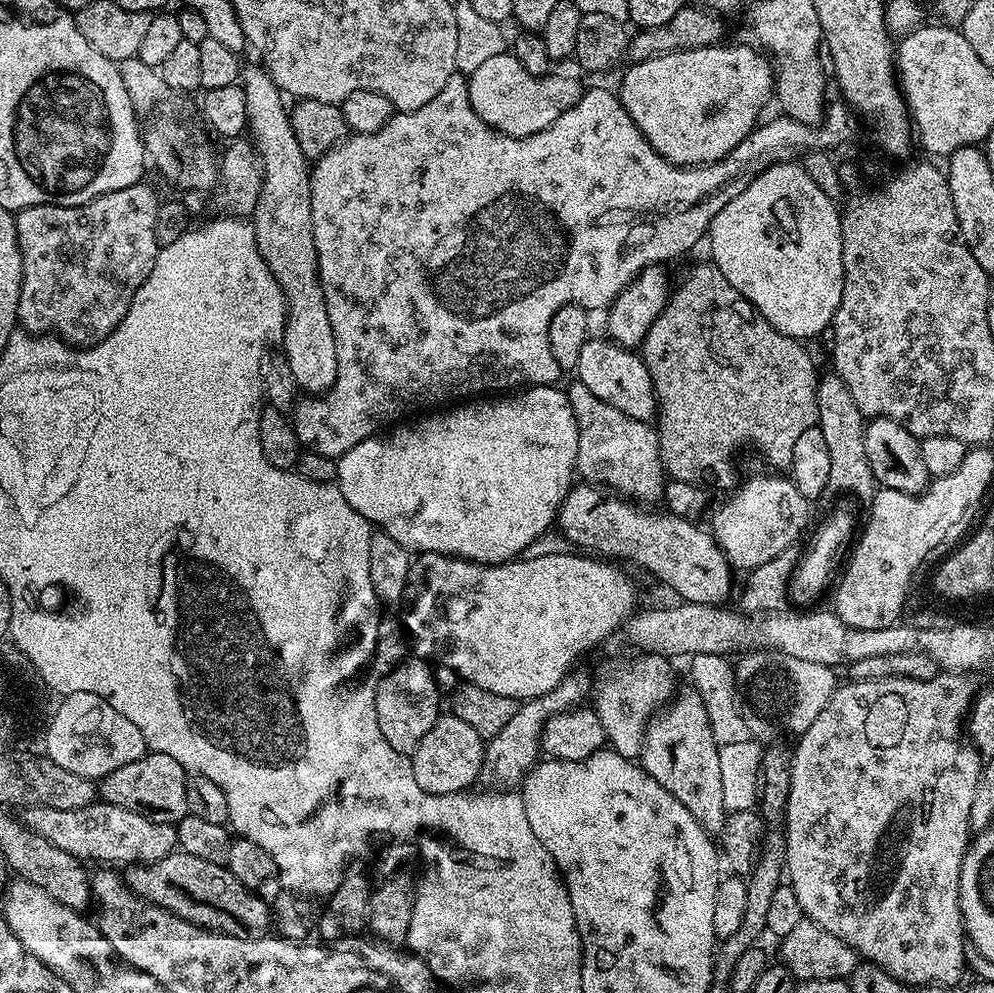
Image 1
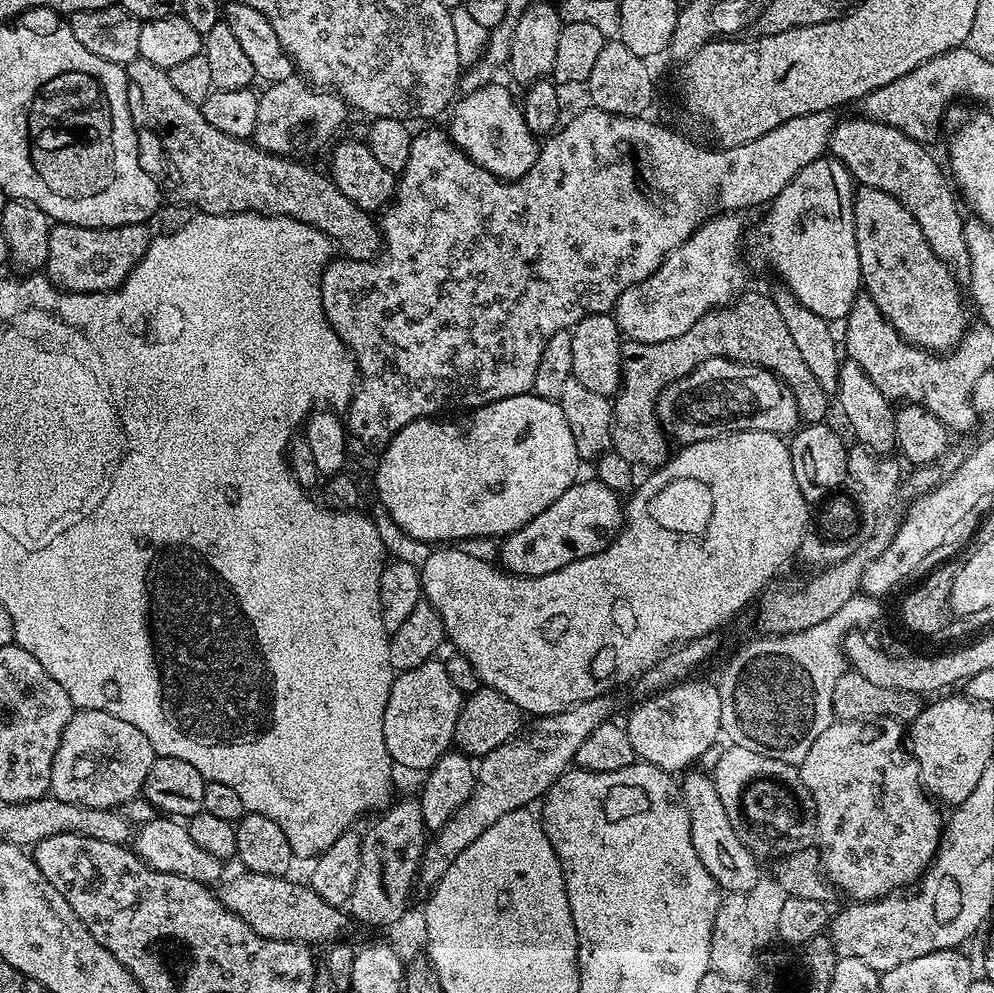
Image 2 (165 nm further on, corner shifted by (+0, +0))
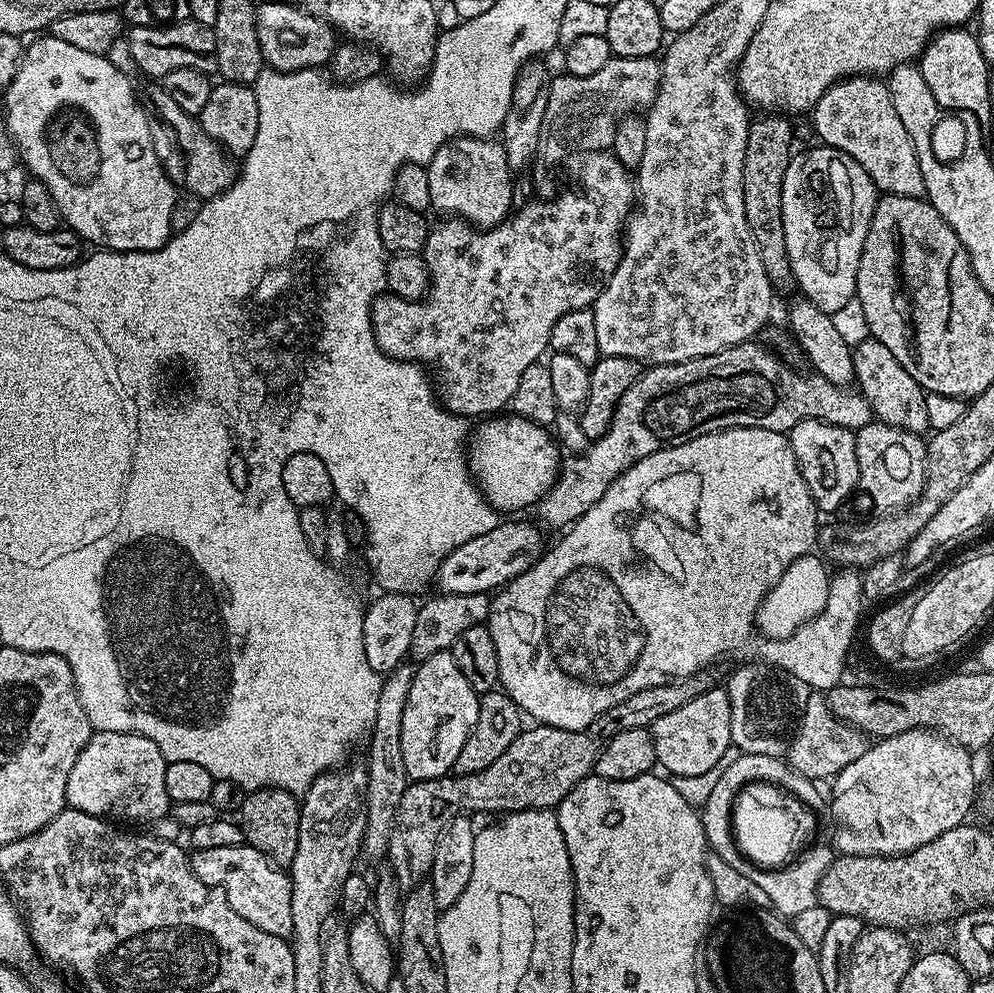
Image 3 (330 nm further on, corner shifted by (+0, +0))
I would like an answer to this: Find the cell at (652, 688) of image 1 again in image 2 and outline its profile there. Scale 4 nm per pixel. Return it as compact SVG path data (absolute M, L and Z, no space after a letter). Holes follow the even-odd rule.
M688 678L683 682L674 683L671 687L665 688L655 694L644 698L640 705L628 716L626 727L630 746L634 746L637 757L643 763L658 766L664 772L673 774L683 773L689 769L695 760L700 760L712 747L717 747L716 739L721 739L722 711L721 699L717 685L711 680L694 680Z

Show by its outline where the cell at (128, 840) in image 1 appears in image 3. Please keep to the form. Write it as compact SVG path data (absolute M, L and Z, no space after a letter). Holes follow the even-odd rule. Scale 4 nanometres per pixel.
M247 842L238 846L218 846L214 850L196 850L191 853L190 859L198 879L211 888L221 888L230 906L234 906L246 922L254 922L254 926L258 926L258 930L266 930L266 934L291 937L294 926L290 915L292 878L283 867L267 860Z

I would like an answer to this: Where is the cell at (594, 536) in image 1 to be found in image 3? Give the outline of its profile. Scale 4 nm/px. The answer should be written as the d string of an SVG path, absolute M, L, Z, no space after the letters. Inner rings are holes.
M524 518L505 519L508 521L496 523L489 533L471 538L462 546L458 546L437 568L434 577L435 586L440 587L437 589L449 596L491 593L503 588L508 581L518 578L518 574L530 570L530 566L534 566L534 562L538 562L542 555L539 532L541 529L535 523L527 524L520 519Z

